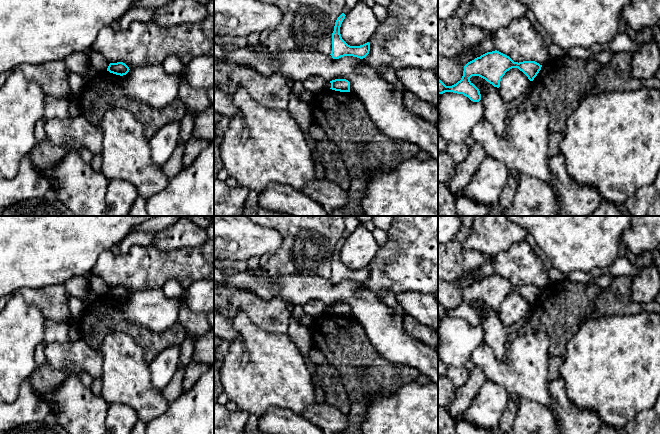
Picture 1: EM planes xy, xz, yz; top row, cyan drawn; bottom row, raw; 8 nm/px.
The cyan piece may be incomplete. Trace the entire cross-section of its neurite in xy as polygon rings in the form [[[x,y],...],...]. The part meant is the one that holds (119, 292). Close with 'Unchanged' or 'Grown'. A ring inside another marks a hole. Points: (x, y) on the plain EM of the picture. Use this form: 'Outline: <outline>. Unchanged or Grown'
Outline: [[[123,286],[110,287],[107,295],[116,299],[126,299],[129,296],[129,291]]]. Unchanged

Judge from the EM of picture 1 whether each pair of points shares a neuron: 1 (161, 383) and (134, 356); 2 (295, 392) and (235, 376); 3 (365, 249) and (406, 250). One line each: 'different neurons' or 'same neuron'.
1: different neurons
2: same neuron
3: different neurons

